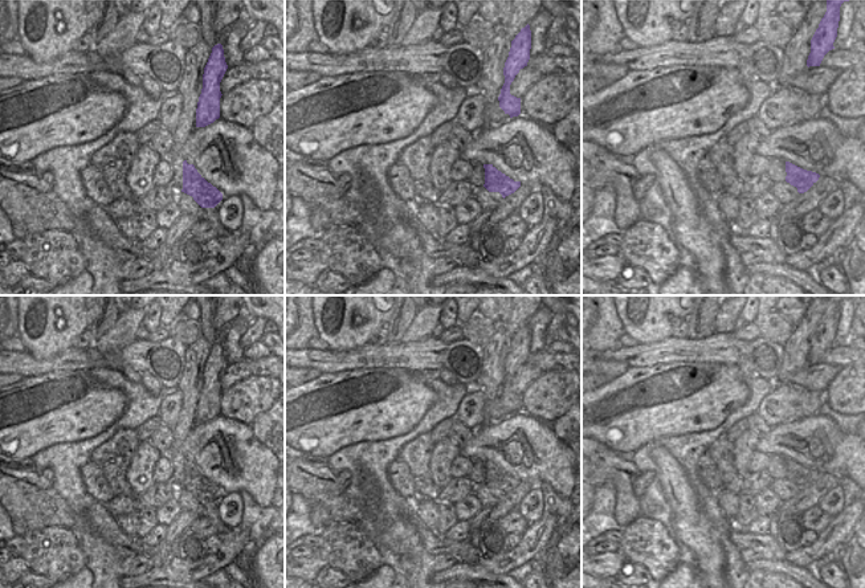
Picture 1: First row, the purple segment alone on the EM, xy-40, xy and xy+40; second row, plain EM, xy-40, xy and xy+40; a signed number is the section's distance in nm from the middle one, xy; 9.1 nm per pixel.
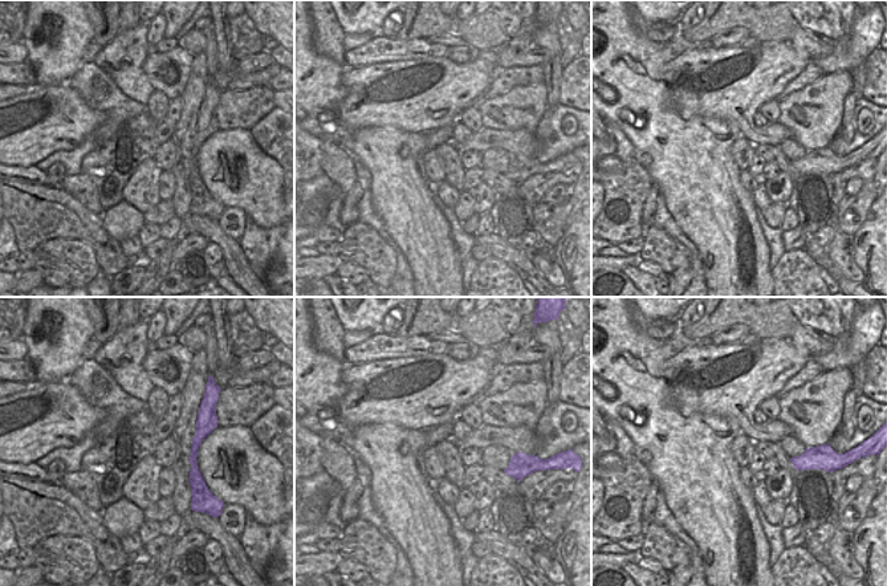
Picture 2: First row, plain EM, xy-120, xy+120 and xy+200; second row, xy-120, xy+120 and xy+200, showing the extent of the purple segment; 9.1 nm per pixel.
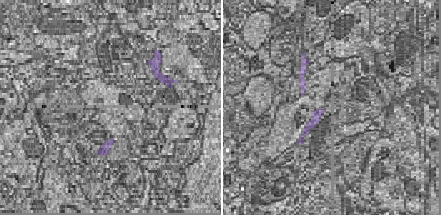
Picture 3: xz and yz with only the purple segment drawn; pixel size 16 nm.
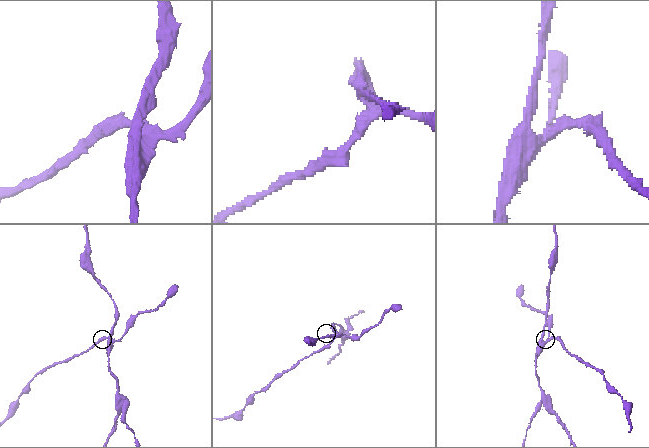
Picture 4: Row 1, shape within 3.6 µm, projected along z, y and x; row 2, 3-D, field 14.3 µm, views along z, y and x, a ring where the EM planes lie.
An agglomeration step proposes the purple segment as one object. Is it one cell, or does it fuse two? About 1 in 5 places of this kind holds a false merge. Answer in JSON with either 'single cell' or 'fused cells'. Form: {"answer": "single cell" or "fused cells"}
{"answer": "fused cells"}

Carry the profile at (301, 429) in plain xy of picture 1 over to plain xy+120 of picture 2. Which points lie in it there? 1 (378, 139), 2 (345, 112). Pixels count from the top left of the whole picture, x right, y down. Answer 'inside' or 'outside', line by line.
1: outside
2: inside

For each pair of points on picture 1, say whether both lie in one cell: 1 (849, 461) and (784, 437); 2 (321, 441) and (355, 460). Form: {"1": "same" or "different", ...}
{"1": "same", "2": "different"}

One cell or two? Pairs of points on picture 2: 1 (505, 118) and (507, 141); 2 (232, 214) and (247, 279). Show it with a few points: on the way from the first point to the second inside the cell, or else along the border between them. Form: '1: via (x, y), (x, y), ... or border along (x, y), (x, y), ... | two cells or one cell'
1: border along (483, 126), (493, 129), (527, 129), (533, 133) | two cells
2: border along (218, 220), (222, 230), (237, 240) | two cells

